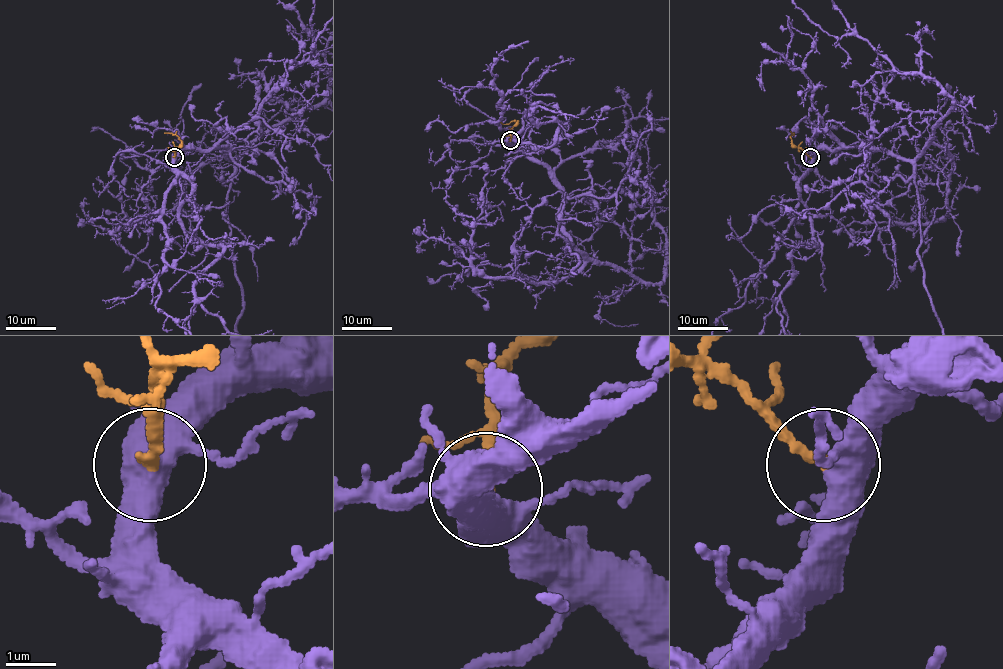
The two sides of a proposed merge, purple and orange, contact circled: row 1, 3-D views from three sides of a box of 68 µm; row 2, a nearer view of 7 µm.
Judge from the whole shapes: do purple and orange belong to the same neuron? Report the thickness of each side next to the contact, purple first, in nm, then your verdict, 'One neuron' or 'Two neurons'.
Thickness 480 nm (purple) against 240 nm. One neuron

